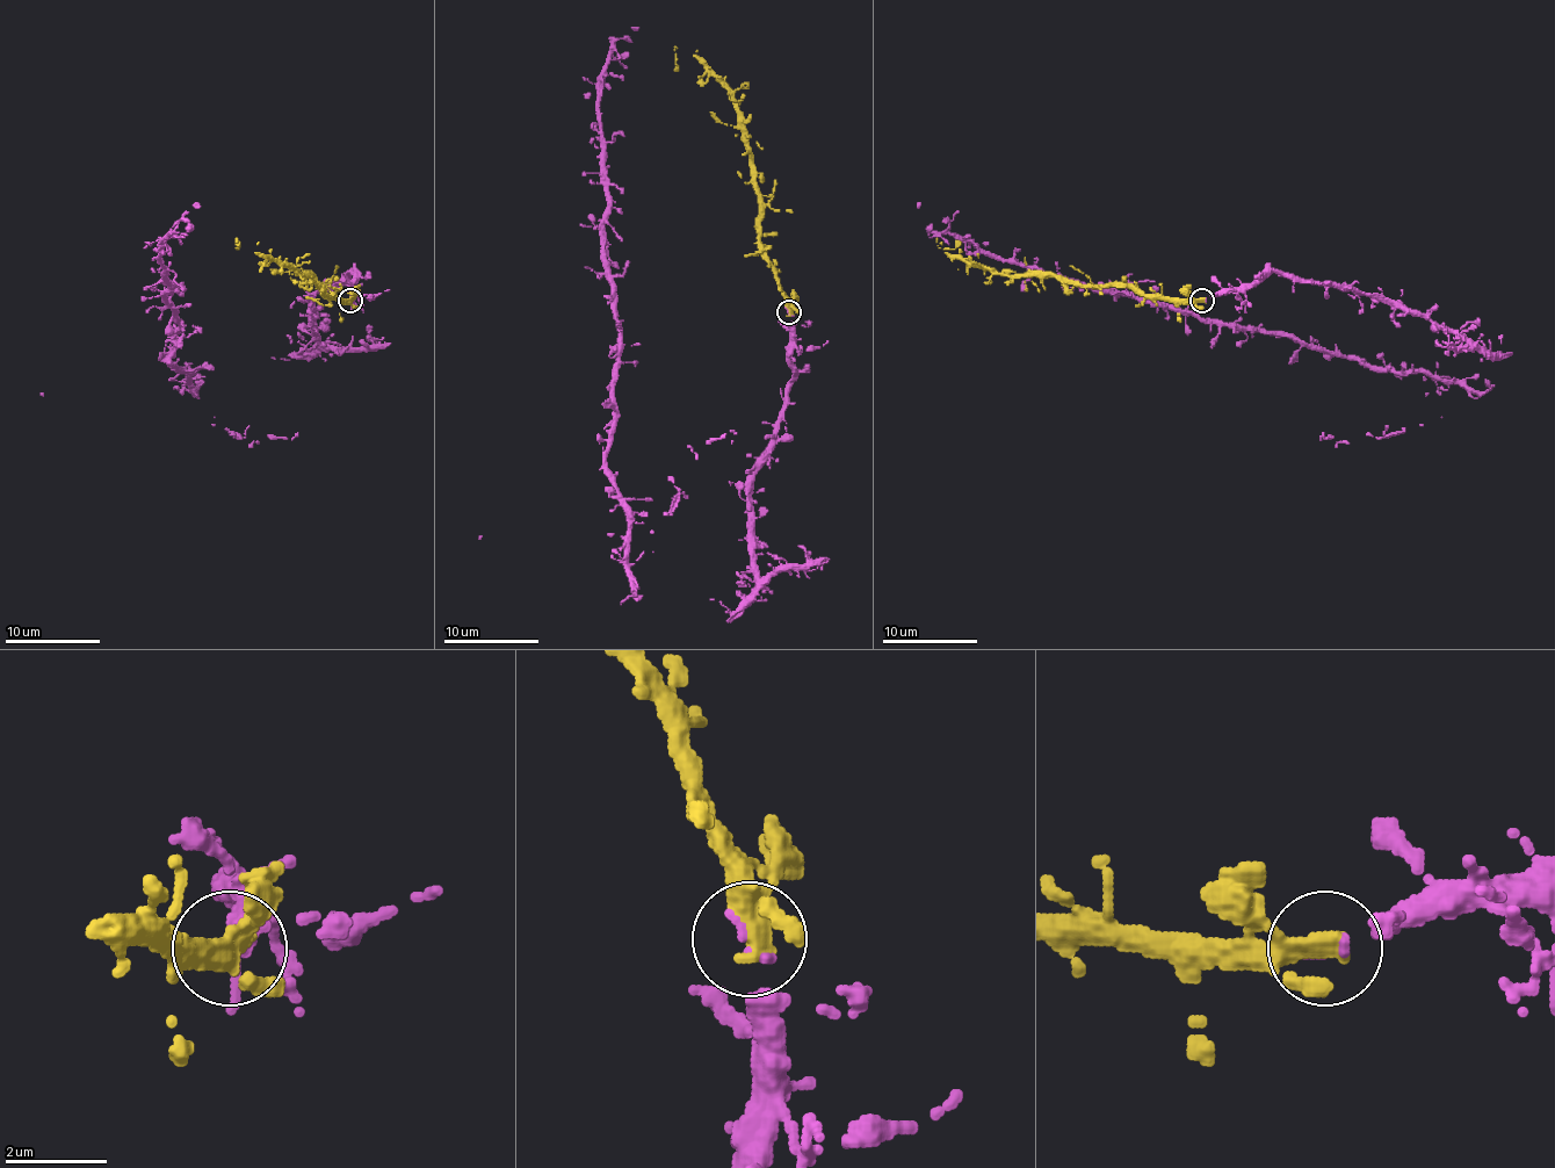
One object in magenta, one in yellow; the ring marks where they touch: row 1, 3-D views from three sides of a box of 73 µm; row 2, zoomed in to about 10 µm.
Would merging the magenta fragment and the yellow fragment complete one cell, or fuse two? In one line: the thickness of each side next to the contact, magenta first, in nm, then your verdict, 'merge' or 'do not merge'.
170/360 nm | merge

